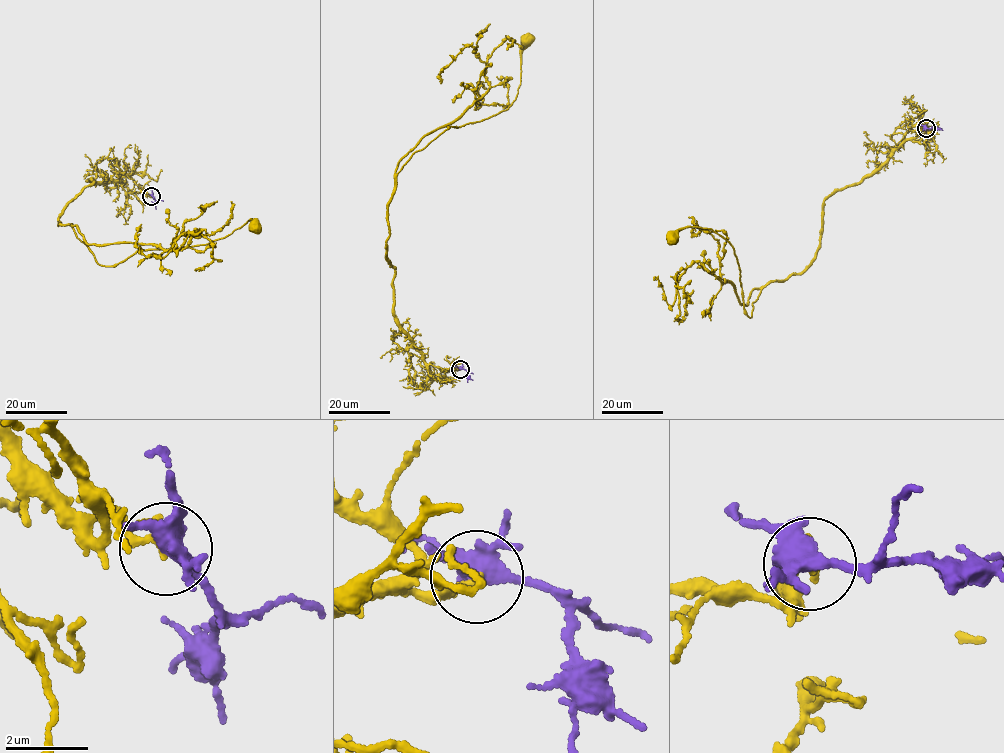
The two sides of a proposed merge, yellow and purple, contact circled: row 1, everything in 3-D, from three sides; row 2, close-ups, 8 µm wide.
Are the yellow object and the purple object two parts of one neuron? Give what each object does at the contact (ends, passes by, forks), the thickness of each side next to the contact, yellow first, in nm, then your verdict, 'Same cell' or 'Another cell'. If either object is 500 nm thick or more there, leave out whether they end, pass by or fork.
At the ring yellow ends. At the ring purple forks. Thickness 160 nm (yellow) against 400 nm. Another cell

